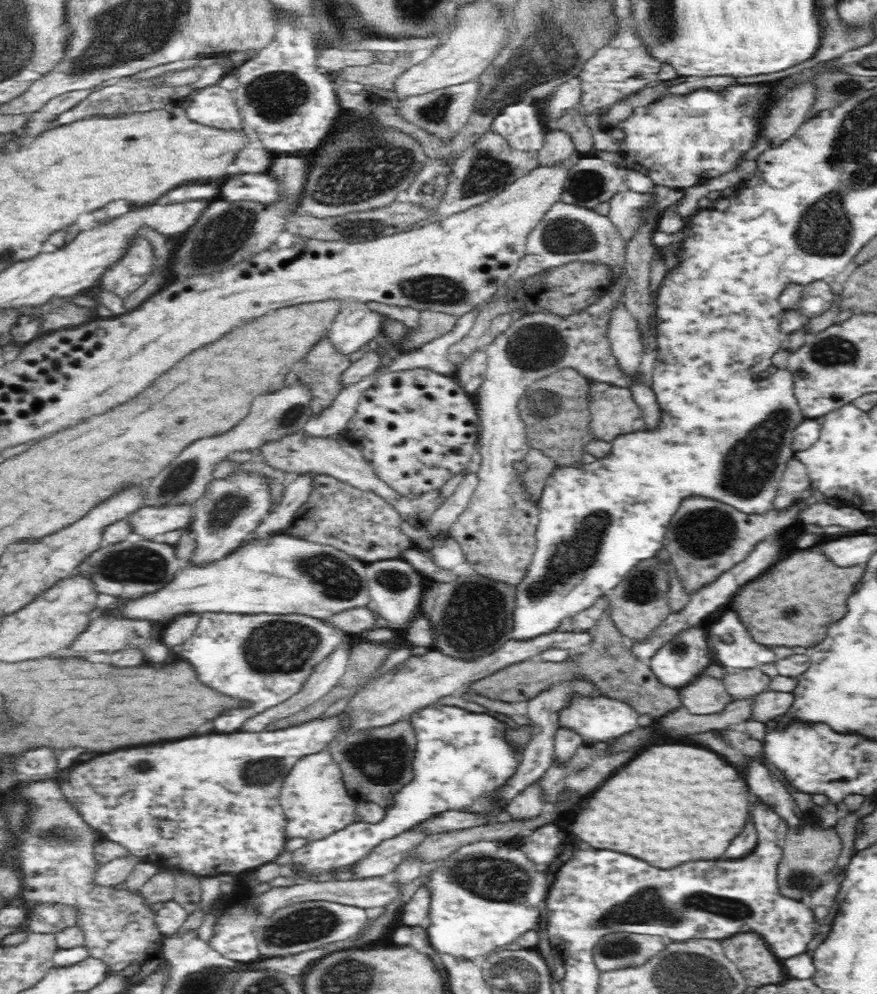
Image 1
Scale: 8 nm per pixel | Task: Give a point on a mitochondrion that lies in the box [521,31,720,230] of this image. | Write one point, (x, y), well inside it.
(588, 184)

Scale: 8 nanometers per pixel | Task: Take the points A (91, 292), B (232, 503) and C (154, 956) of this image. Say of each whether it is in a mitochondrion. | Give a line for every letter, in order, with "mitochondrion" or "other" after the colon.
A: other
B: mitochondrion
C: other

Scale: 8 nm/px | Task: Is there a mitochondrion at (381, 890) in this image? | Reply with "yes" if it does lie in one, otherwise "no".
no

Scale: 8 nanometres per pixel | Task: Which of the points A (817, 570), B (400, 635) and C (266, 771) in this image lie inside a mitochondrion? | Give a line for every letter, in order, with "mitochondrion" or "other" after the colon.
A: other
B: other
C: mitochondrion

